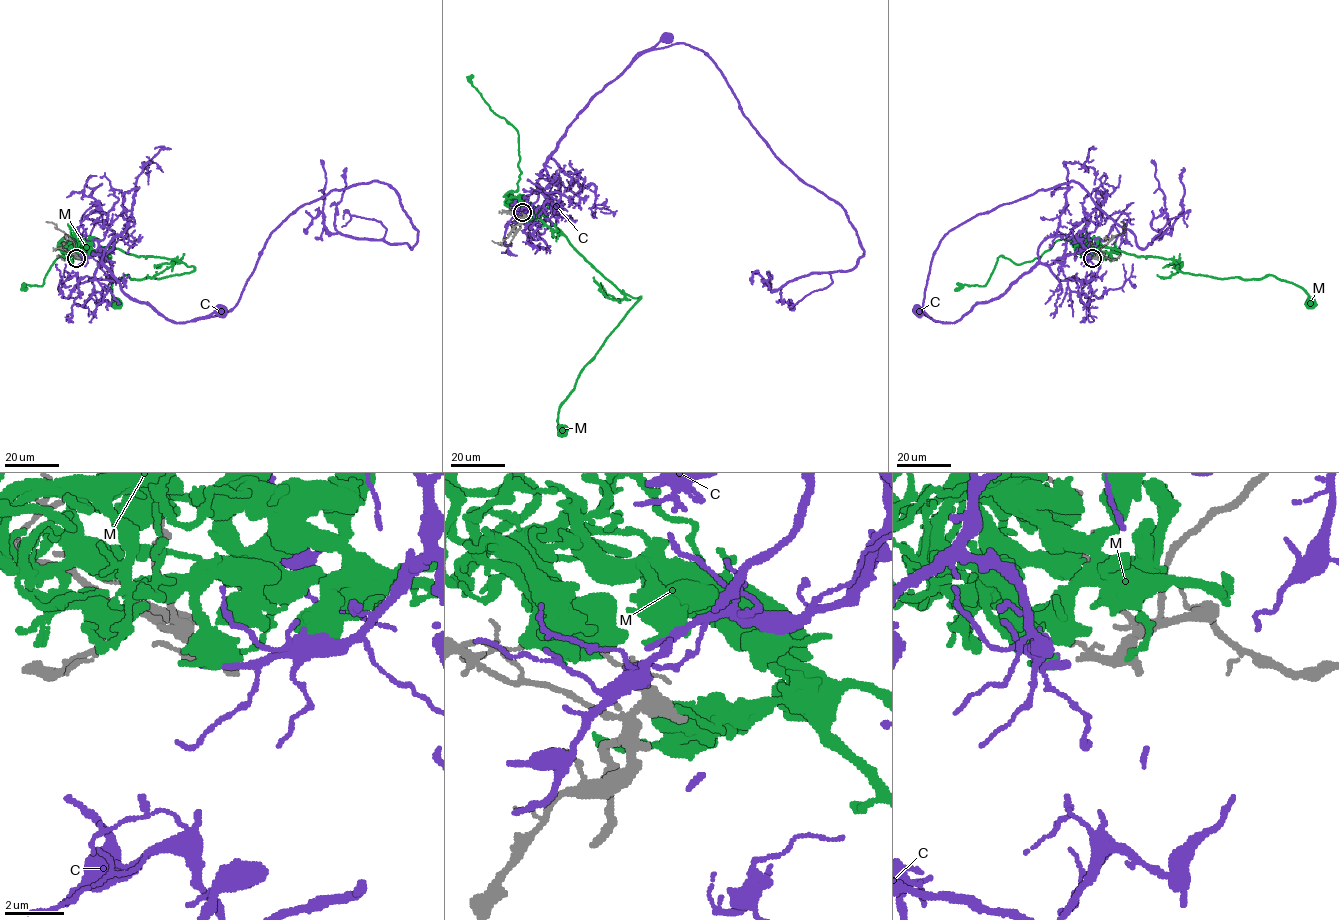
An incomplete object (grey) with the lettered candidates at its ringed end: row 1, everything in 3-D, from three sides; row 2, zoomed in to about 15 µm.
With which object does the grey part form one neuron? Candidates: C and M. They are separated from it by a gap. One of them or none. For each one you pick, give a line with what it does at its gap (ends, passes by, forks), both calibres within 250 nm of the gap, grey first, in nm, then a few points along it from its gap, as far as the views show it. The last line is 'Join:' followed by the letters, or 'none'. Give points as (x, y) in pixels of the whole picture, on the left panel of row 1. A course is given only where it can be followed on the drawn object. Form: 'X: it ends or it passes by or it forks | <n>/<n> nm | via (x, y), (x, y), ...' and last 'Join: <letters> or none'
C: it ends | 190/260 nm | via (77, 258), (90, 257), (99, 249), (103, 257), (99, 264), (120, 289), (175, 322), (195, 321), (221, 311)
Join: C

